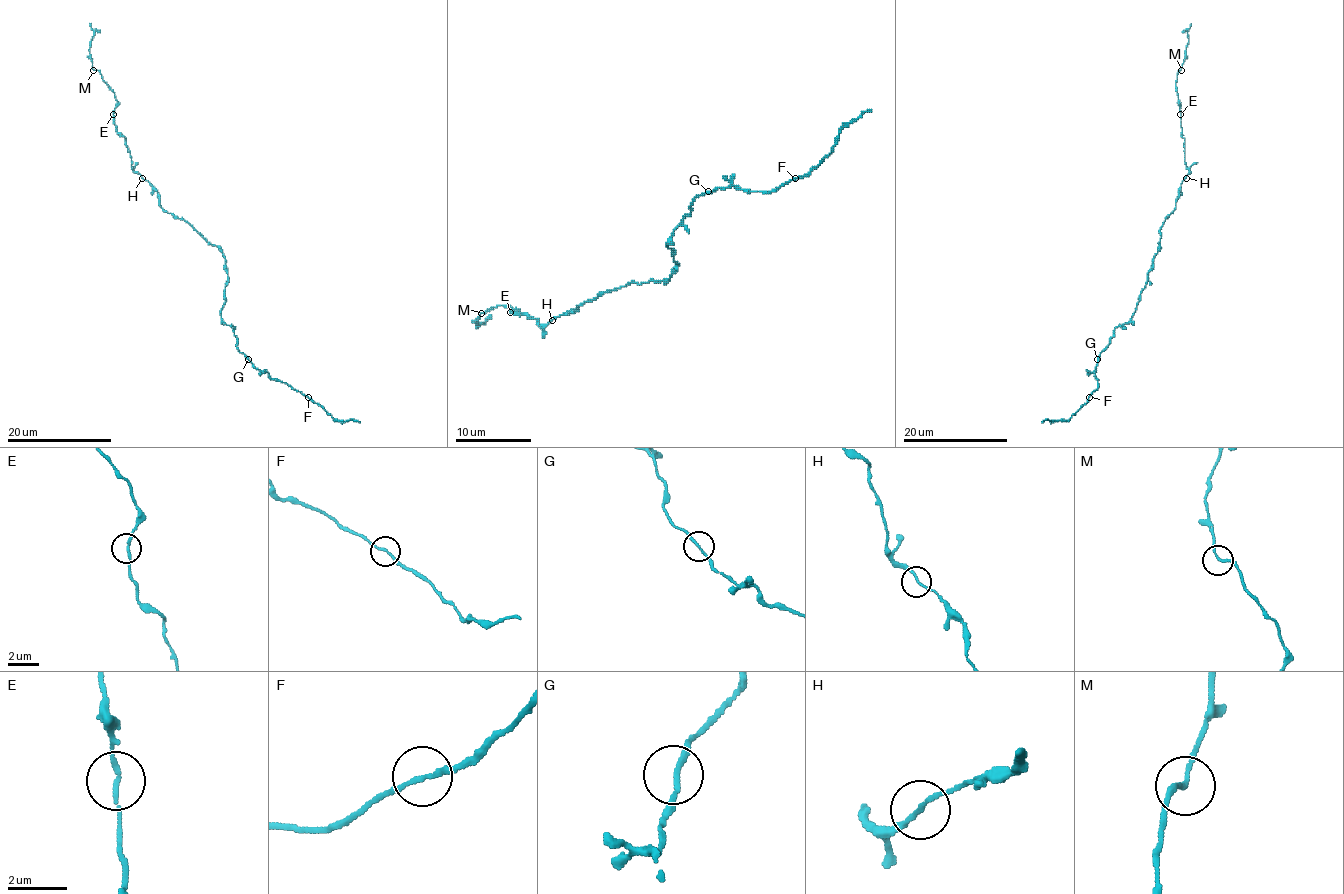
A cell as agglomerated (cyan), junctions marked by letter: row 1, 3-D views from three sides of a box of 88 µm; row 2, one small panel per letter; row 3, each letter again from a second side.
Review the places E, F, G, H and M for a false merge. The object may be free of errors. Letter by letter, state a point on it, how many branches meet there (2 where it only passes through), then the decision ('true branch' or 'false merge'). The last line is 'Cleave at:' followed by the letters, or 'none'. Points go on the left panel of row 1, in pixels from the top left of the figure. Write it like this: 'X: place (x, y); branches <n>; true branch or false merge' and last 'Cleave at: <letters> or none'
E: place (113, 114); branches 2; true branch
F: place (308, 397); branches 2; true branch
G: place (248, 359); branches 2; true branch
H: place (142, 178); branches 2; true branch
M: place (93, 70); branches 2; true branch
Cleave at: none

